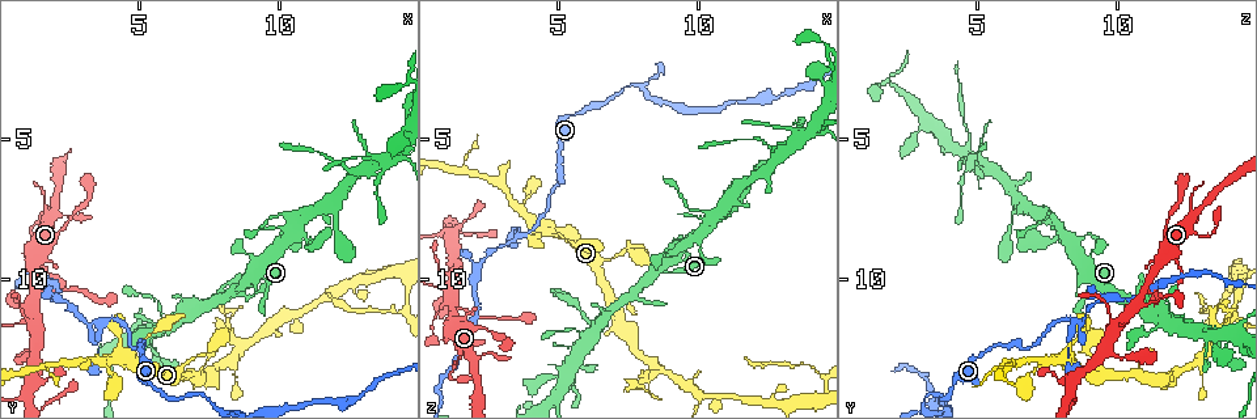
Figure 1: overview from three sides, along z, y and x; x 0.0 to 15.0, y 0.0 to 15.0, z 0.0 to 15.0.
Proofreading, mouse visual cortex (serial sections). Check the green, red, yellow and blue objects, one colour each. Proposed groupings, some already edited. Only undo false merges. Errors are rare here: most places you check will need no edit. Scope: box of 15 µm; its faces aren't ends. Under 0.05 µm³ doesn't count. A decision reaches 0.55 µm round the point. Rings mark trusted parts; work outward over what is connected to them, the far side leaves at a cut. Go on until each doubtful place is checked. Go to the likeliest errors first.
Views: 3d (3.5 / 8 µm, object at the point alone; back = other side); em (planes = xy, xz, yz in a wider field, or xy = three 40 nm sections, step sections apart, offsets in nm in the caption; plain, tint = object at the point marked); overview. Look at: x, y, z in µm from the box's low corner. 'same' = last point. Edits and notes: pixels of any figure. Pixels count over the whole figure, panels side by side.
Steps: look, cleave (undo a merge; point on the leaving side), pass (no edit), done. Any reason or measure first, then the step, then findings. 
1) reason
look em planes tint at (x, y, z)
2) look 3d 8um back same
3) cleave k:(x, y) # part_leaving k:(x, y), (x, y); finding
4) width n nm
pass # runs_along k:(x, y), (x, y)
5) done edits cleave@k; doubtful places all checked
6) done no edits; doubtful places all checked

sharp bend
look 3d 3.5um at (3.6, 11.7, 8.5)

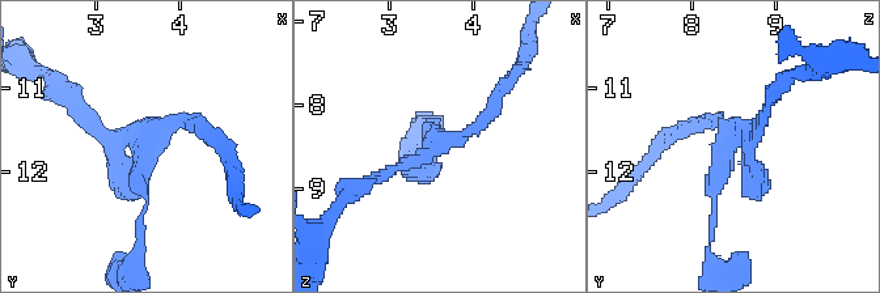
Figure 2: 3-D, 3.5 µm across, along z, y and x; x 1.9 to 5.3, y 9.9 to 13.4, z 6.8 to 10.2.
look em xy step 1 tint at (3.60, 11.60, 8.45)

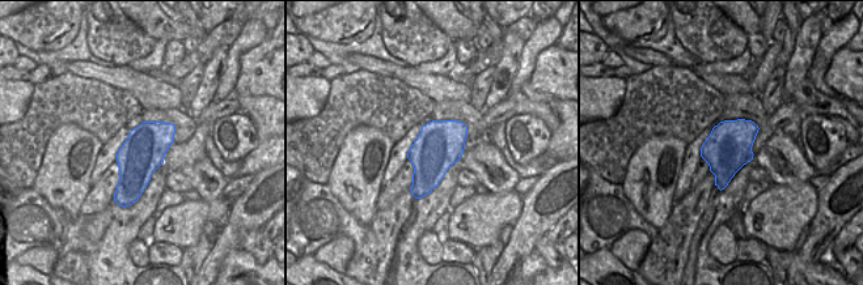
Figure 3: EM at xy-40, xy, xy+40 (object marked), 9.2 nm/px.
pass # one cell here

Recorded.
small branch off a trunk
look 3d 3.5um at (14.4, 5.0, 4.6)

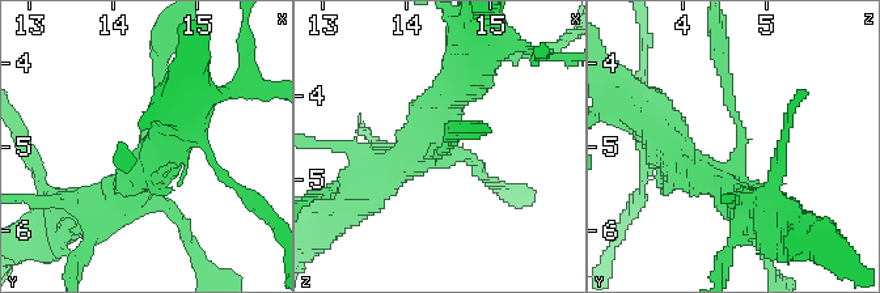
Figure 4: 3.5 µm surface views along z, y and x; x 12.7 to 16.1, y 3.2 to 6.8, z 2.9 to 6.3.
arms 4; arm_widths 100, 200, 400, 500 nm; now the EM
look em xy step 2 tint at (14.30, 5.10, 4.70)

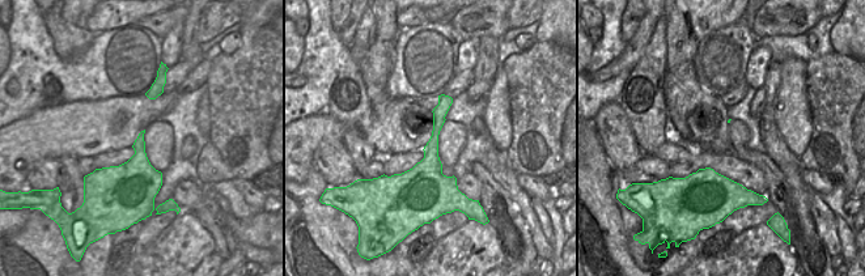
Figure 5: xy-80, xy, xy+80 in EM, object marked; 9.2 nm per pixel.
pass # continuous, no second cell

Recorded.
sharp bend
look 3d 3.5um at (10.6, 11.4, 14.2)

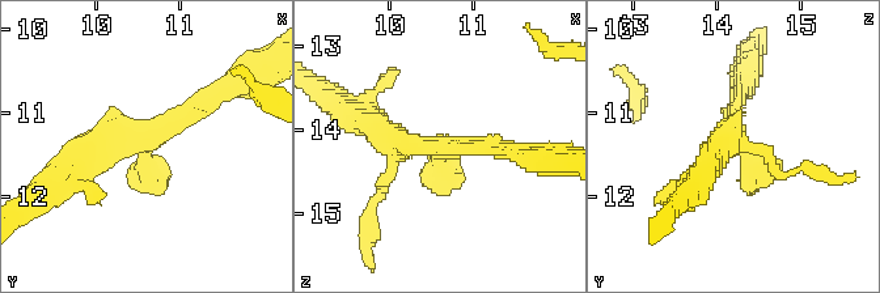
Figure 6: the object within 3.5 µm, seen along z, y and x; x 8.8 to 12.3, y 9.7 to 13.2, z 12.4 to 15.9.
pass # runs_along 6:(68, 170), (218, 94); all the same cell

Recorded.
a narrow waist
look 3d 3.5um at (14.0, 11.1, 13.0)

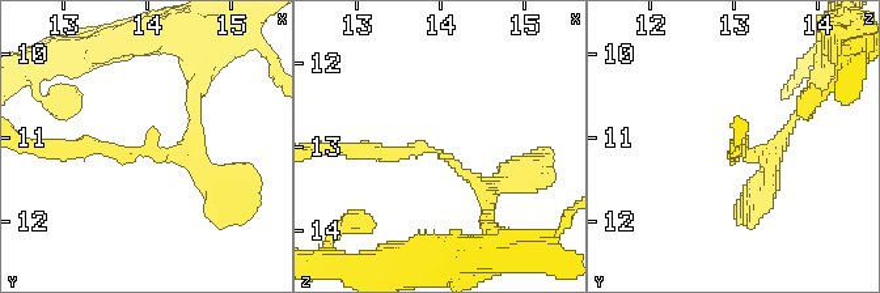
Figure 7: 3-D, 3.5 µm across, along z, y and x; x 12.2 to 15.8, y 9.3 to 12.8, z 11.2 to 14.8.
arm_widths 200, 200 nm; now the EM
look em xy step 1 tint at (13.90, 11.20, 13.05)

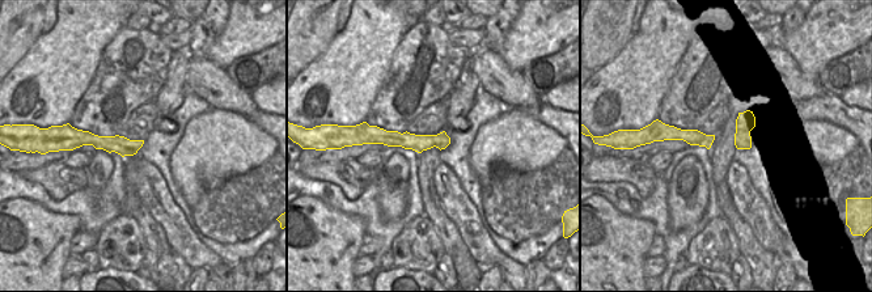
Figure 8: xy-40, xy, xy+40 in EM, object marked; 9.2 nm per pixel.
pass # continuous, no second cell

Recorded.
done no edits; doubtful places all checked

